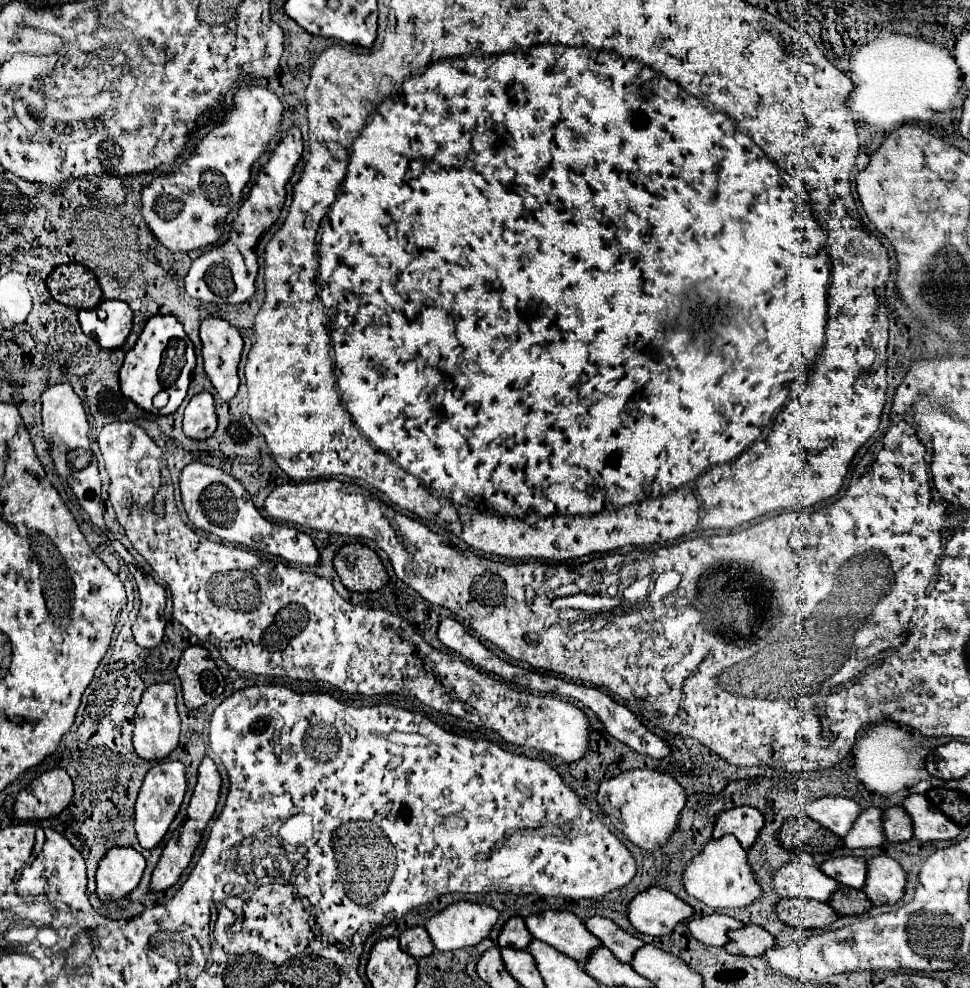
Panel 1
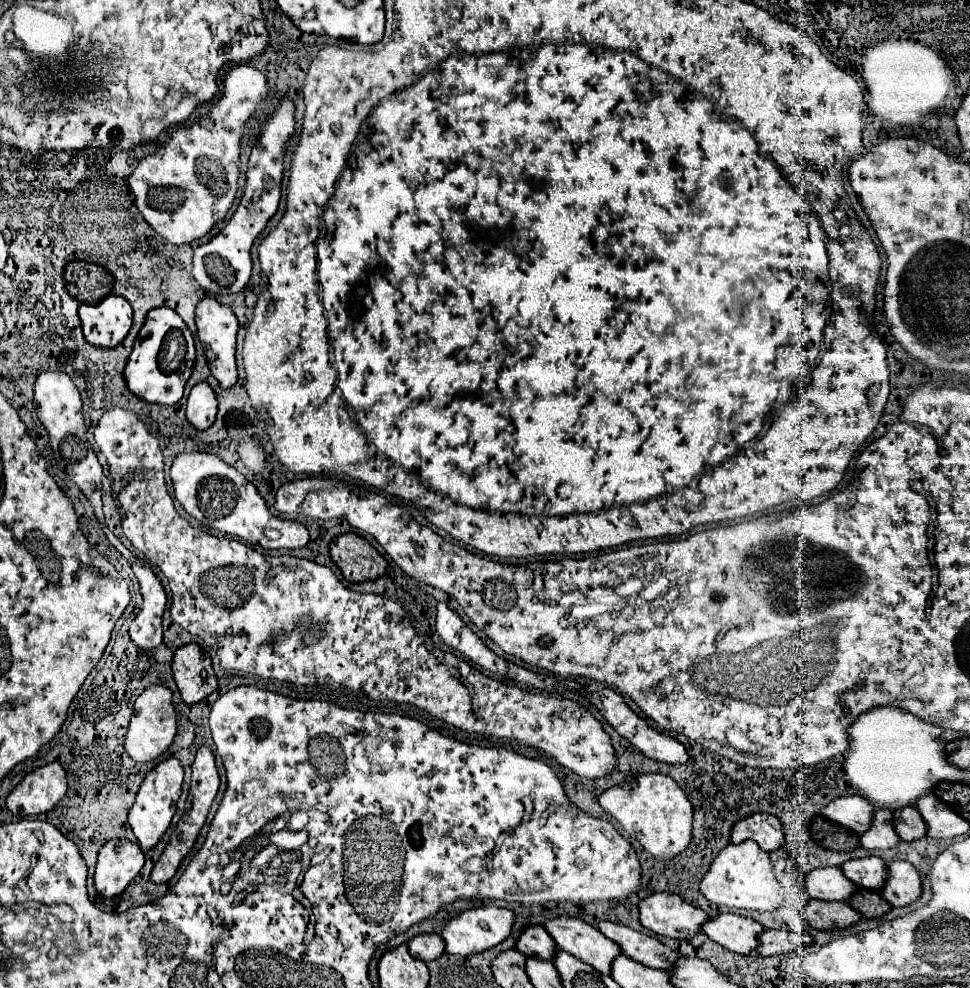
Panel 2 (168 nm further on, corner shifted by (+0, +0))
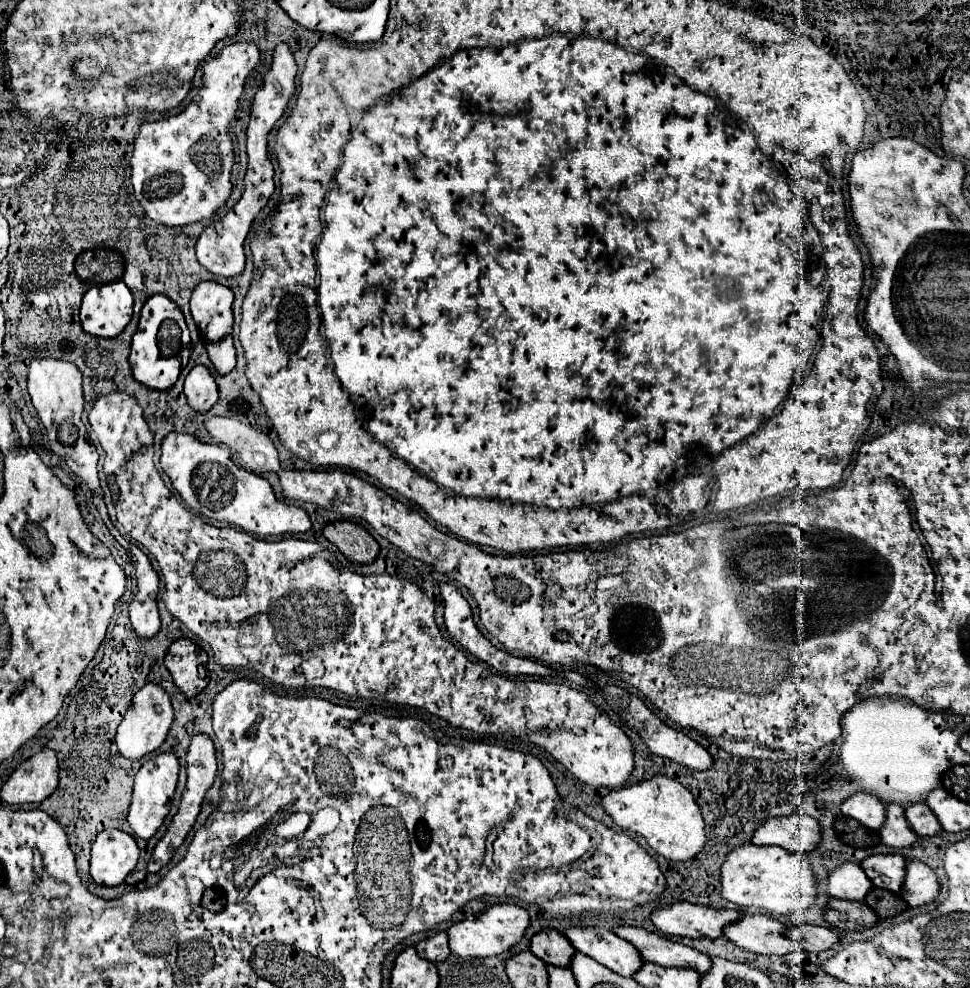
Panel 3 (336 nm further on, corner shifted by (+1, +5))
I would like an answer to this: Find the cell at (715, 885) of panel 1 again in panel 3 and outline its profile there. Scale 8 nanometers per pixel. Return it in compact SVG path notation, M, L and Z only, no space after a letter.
M743 845L727 855L721 867L723 897L741 907L757 907L771 915L787 915L809 909L817 899L817 879L805 853L791 853L781 847Z

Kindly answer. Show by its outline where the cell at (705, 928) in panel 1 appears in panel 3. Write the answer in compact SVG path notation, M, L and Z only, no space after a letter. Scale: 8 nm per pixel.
M745 915L741 921L725 927L725 937L747 951L755 951L761 955L787 955L787 953L797 951L799 945L797 945L797 941L787 939L785 931L787 931L787 927L783 923L779 923L767 915Z

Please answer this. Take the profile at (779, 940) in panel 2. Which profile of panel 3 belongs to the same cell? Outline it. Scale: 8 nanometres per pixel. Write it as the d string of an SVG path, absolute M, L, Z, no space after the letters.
M801 925L801 927L791 927L787 931L787 937L799 939L801 947L807 953L819 953L831 949L835 943L839 943L839 935L831 931L829 927L815 927L815 925Z

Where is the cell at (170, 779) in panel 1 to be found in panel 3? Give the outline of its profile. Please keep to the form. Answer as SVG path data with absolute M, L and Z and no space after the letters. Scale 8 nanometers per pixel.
M161 753L151 757L149 761L143 763L139 773L135 775L135 785L133 785L133 801L129 807L127 821L133 829L133 833L141 839L151 839L157 829L161 827L165 815L169 813L169 801L175 793L177 785L177 775L179 775L179 761L173 753Z

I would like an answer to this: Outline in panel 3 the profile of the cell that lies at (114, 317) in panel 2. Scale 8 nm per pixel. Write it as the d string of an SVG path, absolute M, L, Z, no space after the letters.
M119 279L105 285L93 285L83 297L81 325L95 337L119 335L133 315L133 295Z

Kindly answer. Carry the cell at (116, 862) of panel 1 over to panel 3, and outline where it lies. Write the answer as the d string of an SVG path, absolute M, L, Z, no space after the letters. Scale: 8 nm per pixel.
M121 829L101 831L91 845L91 877L99 885L119 885L135 869L139 847Z

